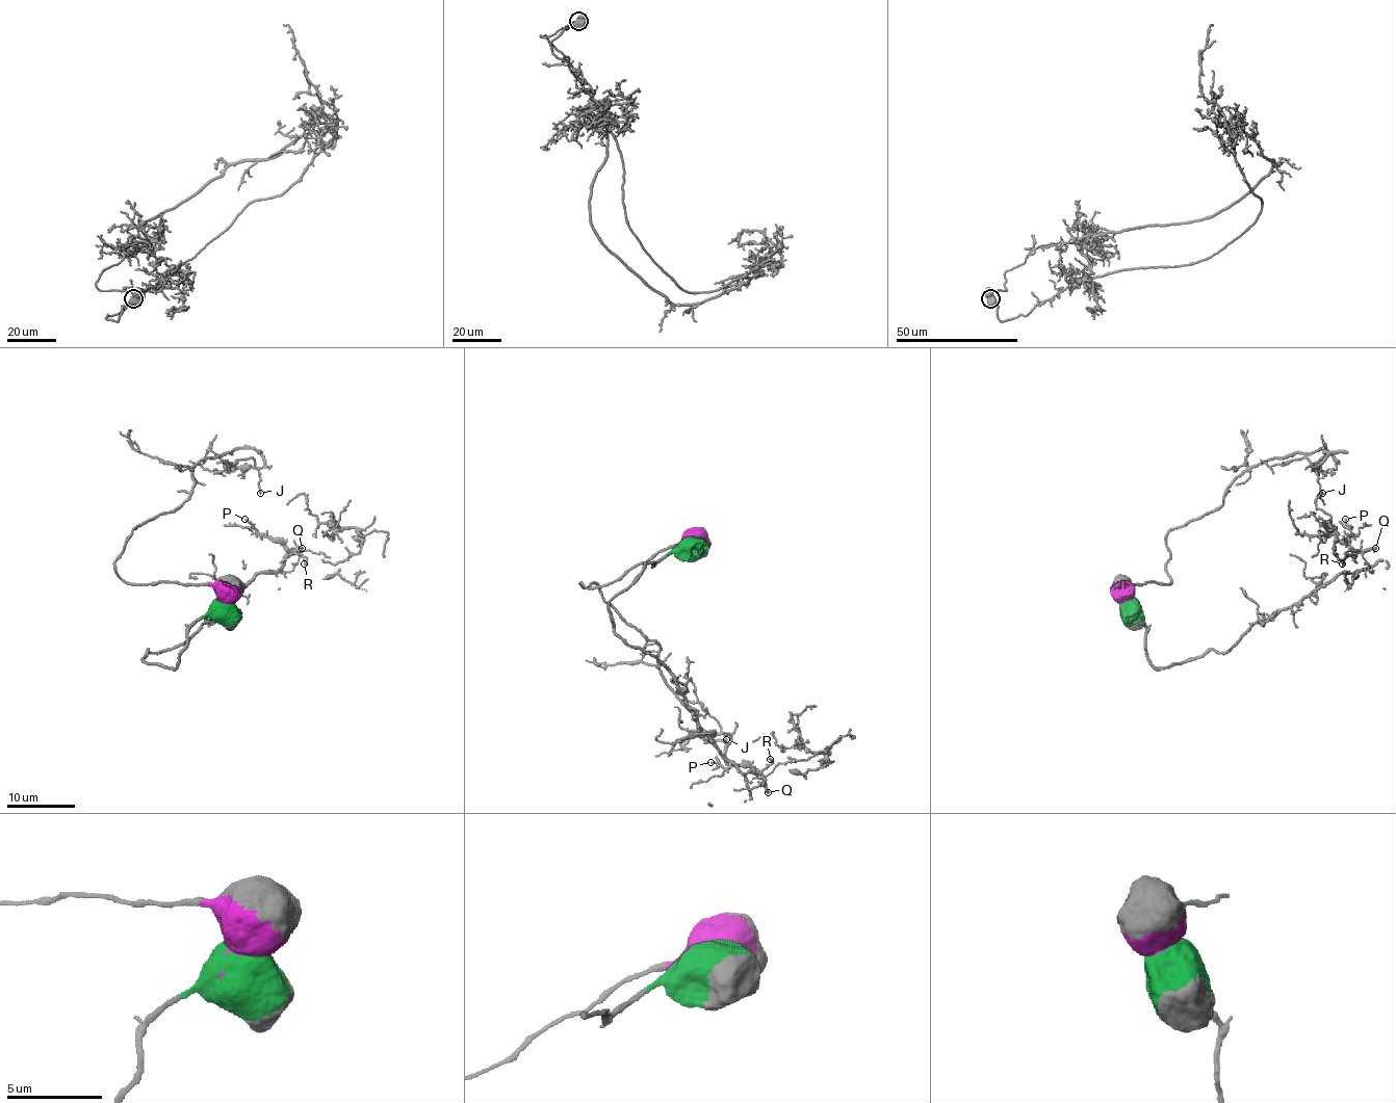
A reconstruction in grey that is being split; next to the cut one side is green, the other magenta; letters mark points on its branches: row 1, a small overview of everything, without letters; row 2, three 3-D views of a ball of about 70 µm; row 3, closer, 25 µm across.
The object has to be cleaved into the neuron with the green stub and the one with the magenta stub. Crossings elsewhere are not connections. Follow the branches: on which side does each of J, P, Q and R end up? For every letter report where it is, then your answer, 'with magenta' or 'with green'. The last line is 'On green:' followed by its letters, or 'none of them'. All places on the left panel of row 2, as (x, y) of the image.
J: place (260, 493); with magenta
P: place (244, 519); with green
Q: place (302, 548); with green
R: place (304, 563); with green
On green: P, Q, R

